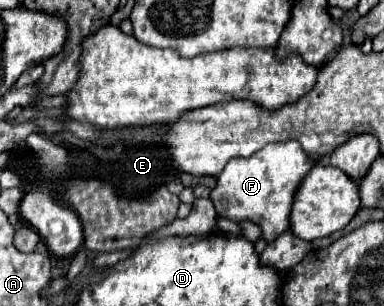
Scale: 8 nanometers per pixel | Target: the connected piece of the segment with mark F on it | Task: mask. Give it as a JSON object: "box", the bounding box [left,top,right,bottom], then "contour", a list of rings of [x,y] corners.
{"box":[211,141,321,243],"contour":[[[297,141],[271,143],[247,159],[231,159],[223,173],[217,177],[215,189],[211,191],[211,201],[217,209],[217,215],[231,221],[251,219],[263,229],[263,235],[269,243],[275,241],[275,237],[279,237],[291,225],[289,219],[297,185],[303,183],[305,175],[317,163],[321,163],[321,159],[307,157]]]}

